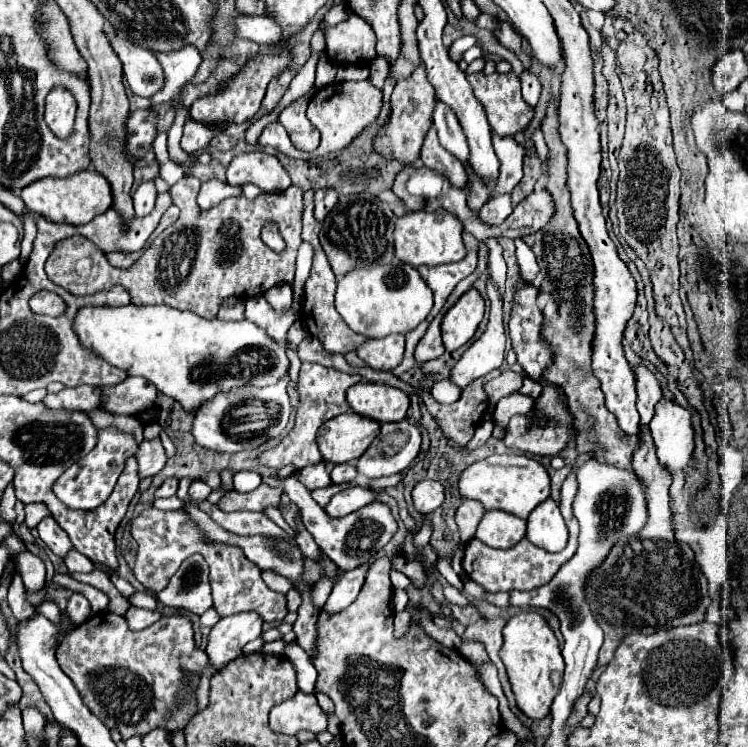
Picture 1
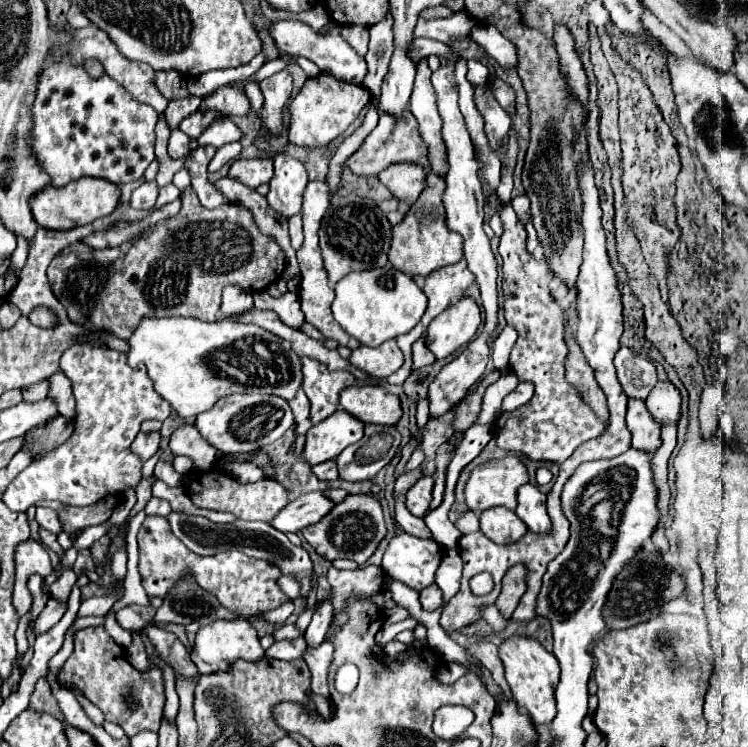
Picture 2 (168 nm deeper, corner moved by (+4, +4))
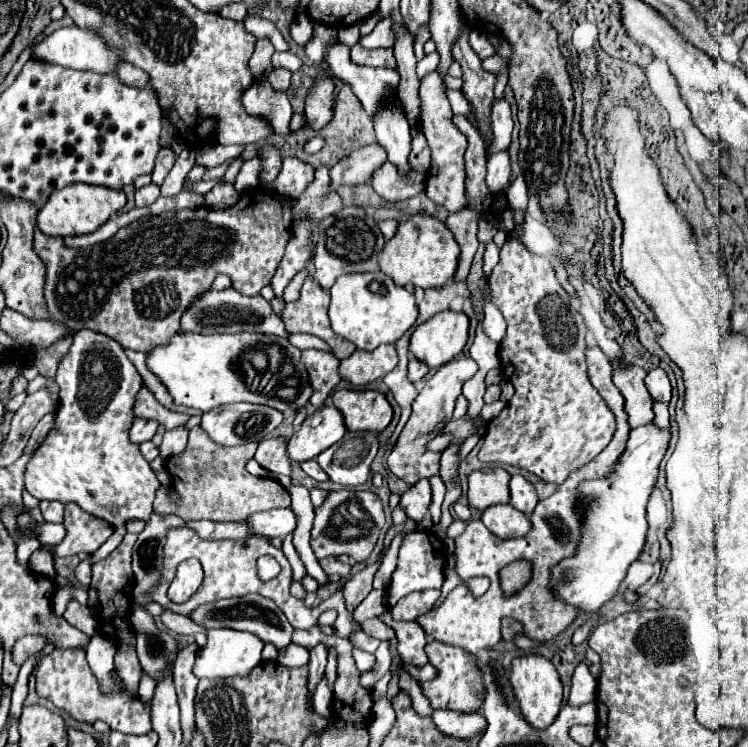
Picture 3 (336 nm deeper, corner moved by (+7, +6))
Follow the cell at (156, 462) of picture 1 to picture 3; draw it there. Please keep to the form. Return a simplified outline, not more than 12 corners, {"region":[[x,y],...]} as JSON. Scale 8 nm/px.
{"region":[[136,419],[130,429],[134,443],[150,441],[158,423]]}

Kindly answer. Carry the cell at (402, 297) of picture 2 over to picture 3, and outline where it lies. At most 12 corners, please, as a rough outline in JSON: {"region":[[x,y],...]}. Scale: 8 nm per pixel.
{"region":[[382,271],[332,285],[332,331],[362,351],[396,343],[414,295]]}

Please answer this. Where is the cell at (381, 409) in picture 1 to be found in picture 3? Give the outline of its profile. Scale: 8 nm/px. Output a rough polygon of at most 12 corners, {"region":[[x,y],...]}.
{"region":[[378,391],[332,393],[348,431],[384,431],[392,405]]}

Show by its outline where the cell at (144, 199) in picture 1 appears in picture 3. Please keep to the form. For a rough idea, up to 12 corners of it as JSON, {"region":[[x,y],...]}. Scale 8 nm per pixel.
{"region":[[150,183],[136,189],[136,207],[152,205],[160,187]]}

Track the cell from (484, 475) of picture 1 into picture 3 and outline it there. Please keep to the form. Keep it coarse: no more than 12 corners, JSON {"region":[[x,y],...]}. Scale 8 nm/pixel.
{"region":[[502,467],[468,477],[470,505],[484,511],[508,503],[510,473]]}

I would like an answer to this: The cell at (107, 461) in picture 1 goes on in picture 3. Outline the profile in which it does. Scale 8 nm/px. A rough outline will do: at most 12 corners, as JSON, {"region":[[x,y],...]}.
{"region":[[74,333],[54,427],[26,463],[38,499],[114,533],[160,487],[130,441],[142,377],[120,343]]}

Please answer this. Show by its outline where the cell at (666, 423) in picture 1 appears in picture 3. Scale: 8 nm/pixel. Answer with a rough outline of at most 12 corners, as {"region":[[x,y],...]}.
{"region":[[664,369],[648,371],[644,383],[654,401],[670,401]]}

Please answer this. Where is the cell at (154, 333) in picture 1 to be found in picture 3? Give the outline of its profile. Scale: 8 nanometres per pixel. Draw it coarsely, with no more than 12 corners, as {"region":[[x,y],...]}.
{"region":[[176,333],[148,353],[174,403],[306,407],[300,349]]}

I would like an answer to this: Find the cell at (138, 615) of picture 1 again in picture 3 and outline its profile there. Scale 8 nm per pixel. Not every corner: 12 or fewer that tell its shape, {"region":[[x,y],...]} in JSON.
{"region":[[142,675],[138,697],[144,705],[150,705],[154,693],[154,681]]}

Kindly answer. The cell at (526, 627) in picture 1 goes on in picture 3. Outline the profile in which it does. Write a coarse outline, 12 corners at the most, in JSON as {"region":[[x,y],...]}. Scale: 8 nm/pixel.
{"region":[[514,659],[510,683],[520,713],[550,727],[562,705],[550,659]]}

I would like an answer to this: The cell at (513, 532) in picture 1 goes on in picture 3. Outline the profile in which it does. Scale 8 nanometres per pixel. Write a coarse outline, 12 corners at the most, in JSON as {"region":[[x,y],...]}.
{"region":[[492,505],[480,521],[500,539],[522,537],[530,517],[512,505]]}

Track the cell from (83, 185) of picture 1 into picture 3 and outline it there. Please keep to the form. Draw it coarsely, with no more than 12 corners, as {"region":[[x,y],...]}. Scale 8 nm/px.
{"region":[[74,183],[50,195],[38,227],[86,235],[126,205],[118,189]]}

